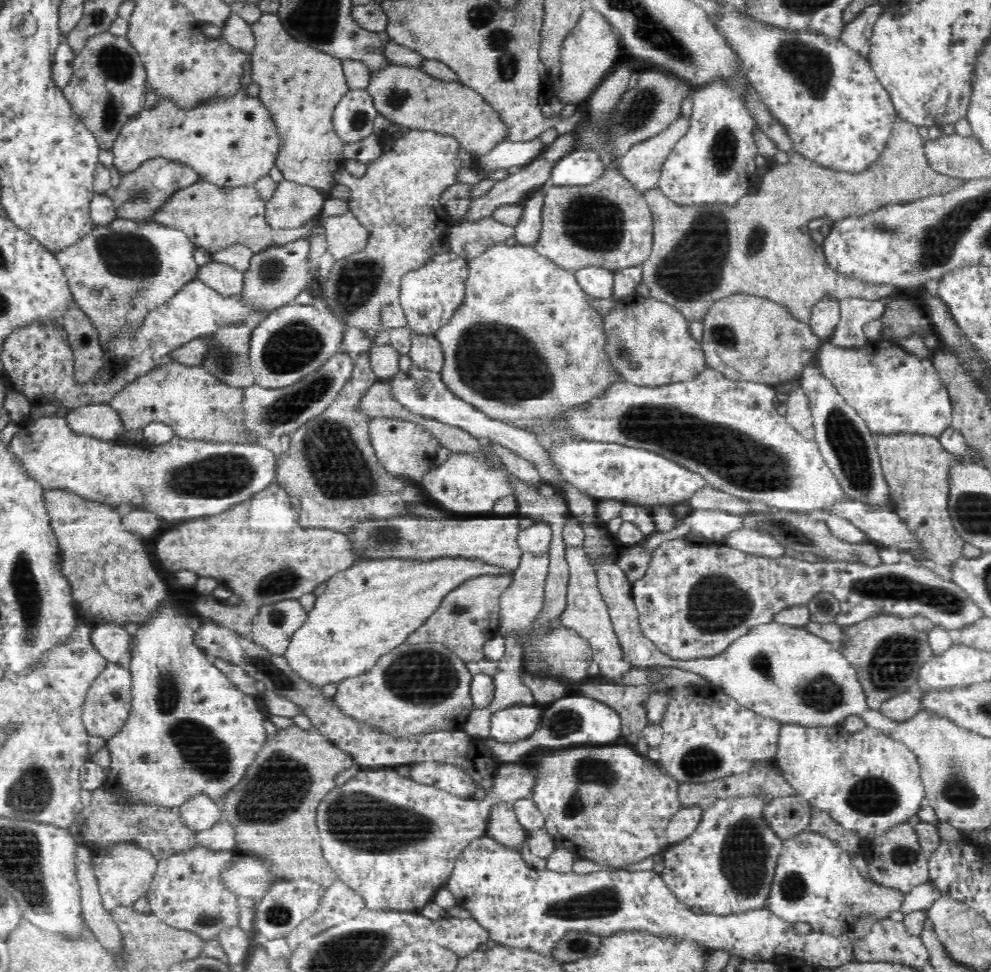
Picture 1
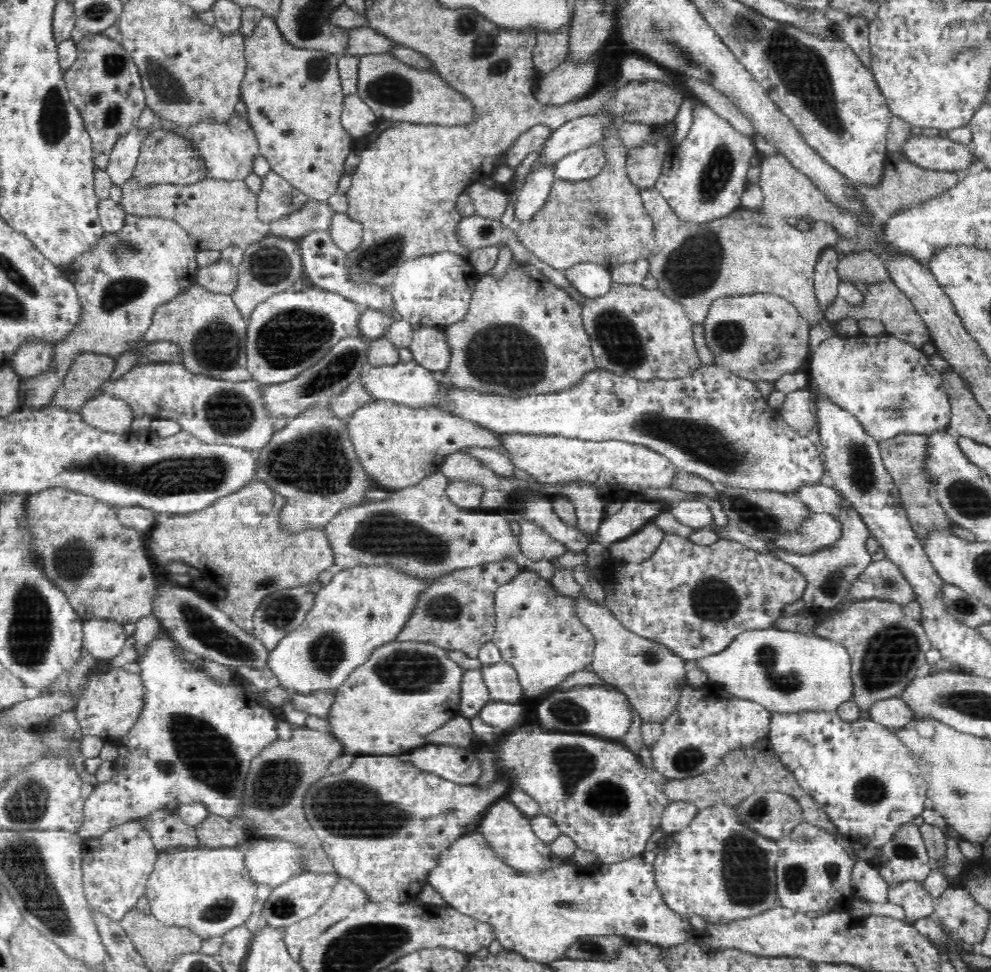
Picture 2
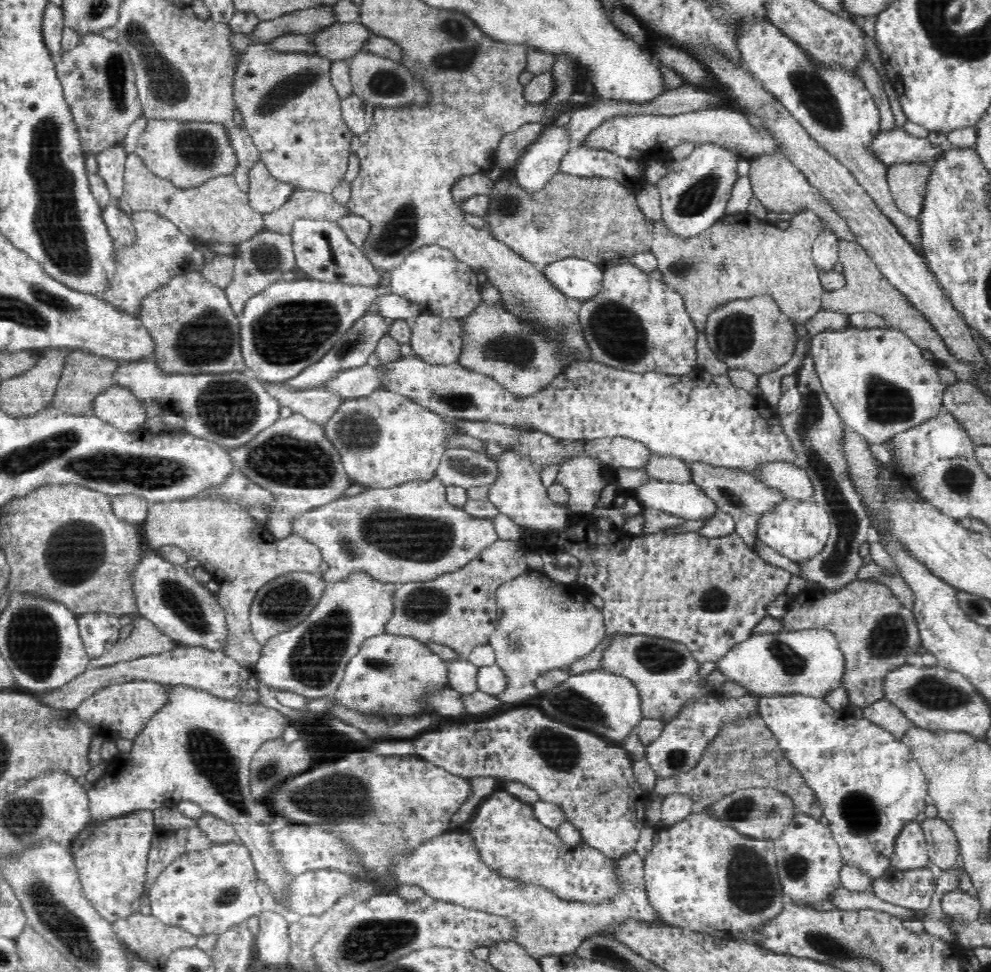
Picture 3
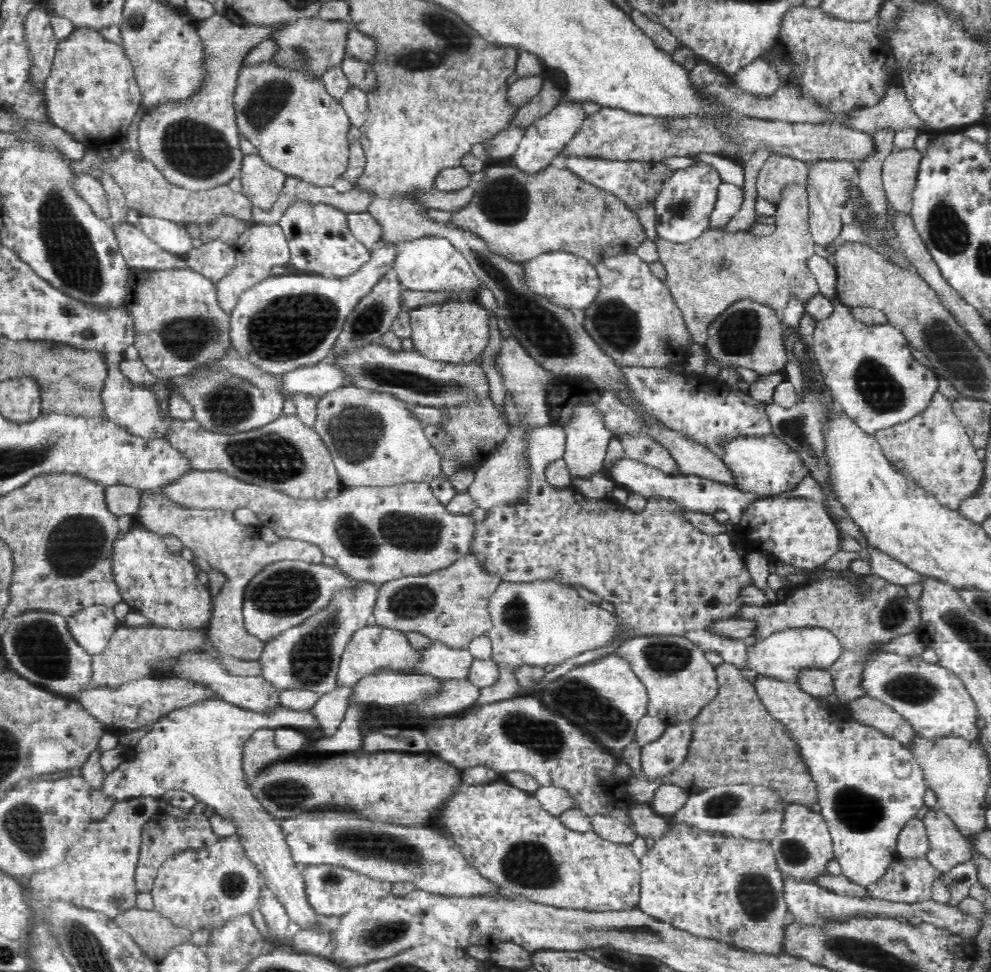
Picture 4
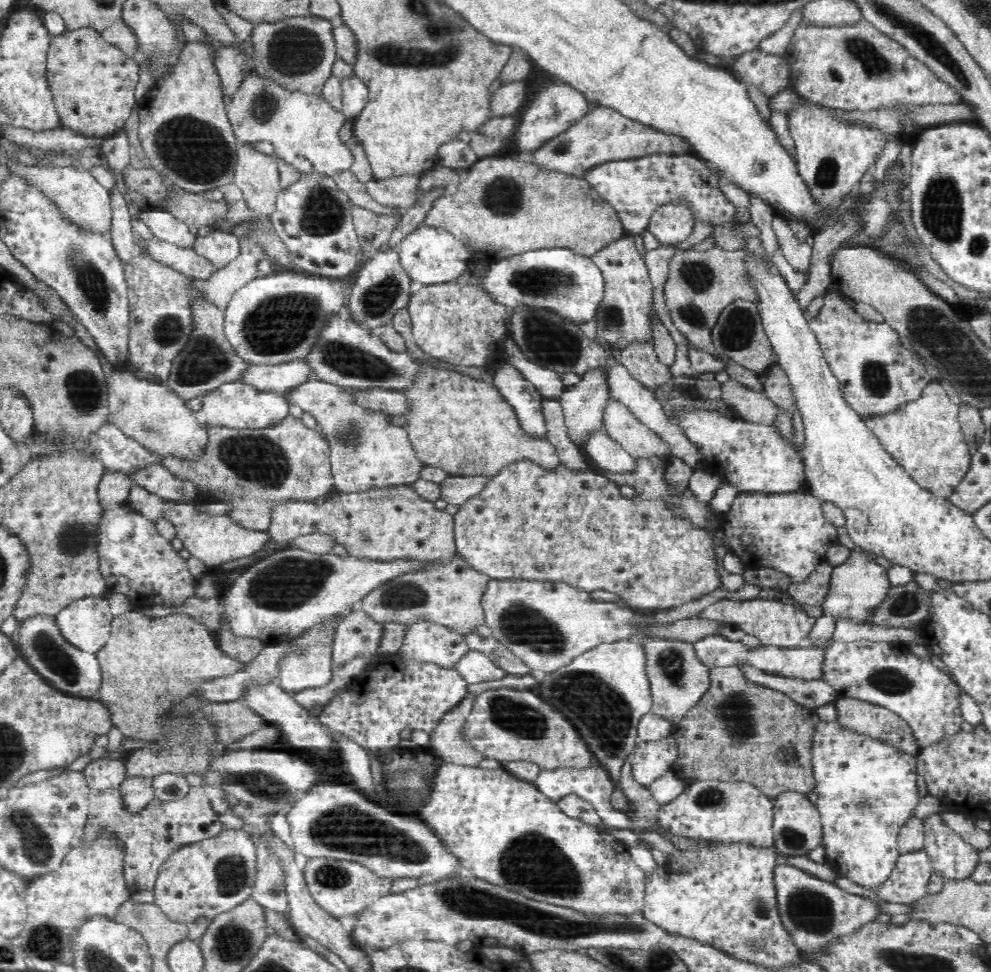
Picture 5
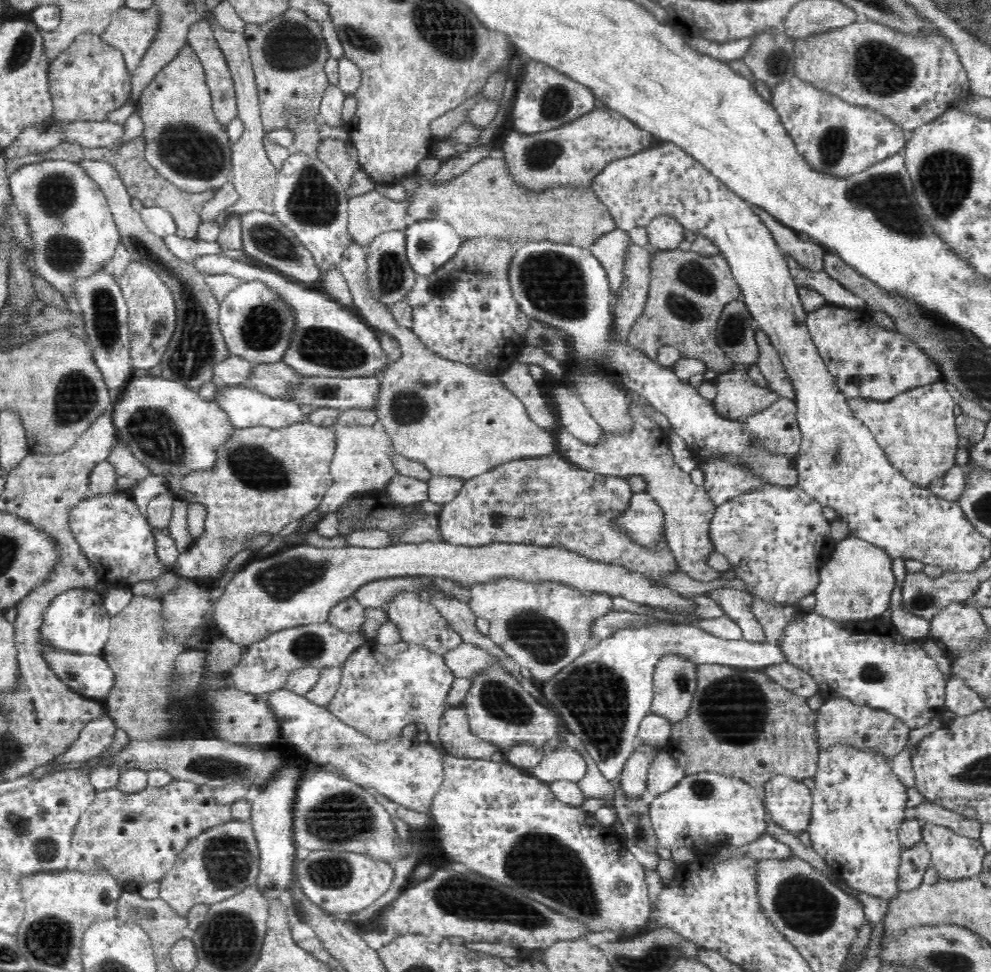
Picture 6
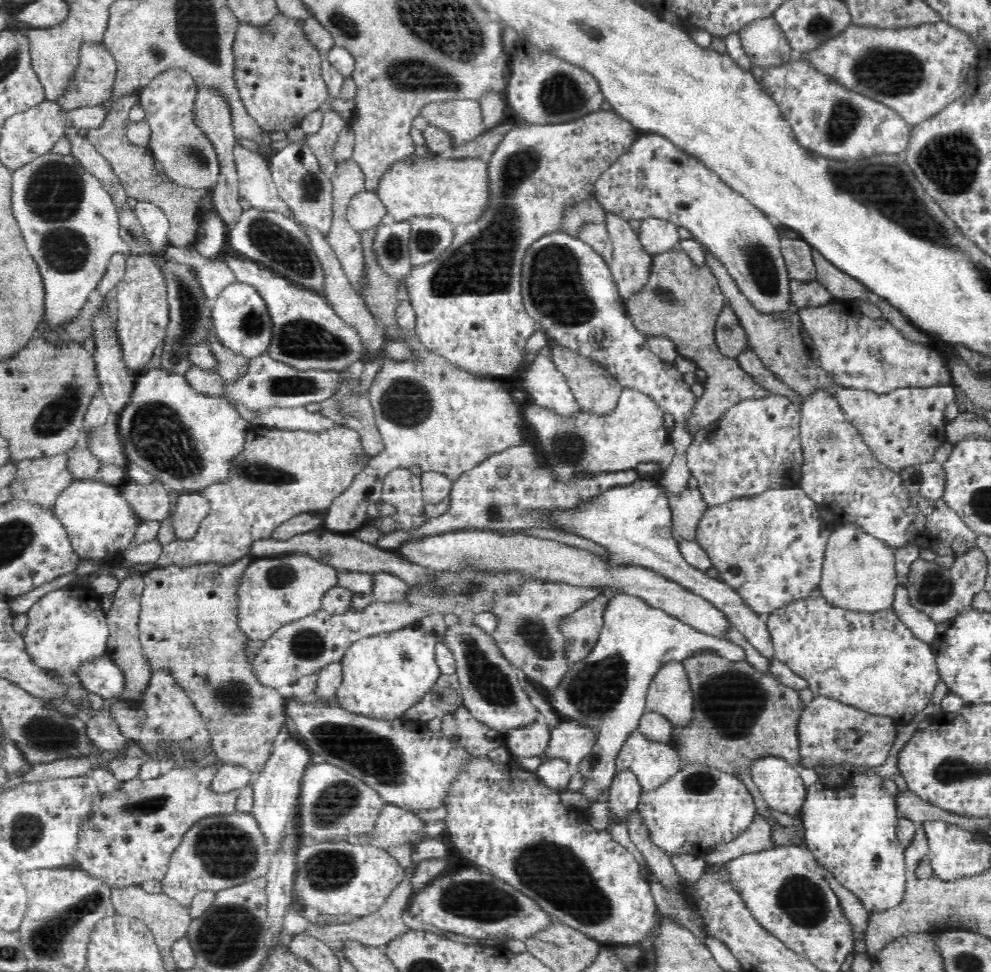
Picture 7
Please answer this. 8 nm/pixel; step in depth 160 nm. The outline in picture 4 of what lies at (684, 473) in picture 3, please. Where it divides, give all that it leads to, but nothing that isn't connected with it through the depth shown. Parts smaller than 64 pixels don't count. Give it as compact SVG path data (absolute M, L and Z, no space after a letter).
M616 435L624 447L626 457L653 466L666 474L678 473L678 465L670 452L648 435Z

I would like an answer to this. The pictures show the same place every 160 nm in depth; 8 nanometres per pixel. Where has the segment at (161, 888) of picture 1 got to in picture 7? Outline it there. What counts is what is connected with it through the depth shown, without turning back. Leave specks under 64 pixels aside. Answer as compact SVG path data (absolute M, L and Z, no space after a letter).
M234 811L232 814L212 816L198 822L185 832L181 844L170 857L168 871L161 878L163 894L174 899L184 909L189 908L193 899L200 893L221 893L221 890L233 888L243 882L250 882L264 876L273 853L267 848L266 837L258 826L252 813Z

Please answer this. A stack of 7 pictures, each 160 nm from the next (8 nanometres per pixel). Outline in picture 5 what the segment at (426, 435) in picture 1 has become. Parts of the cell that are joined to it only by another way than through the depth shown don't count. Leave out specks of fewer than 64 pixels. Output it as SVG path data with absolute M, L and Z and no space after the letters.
M308 379L307 383L293 388L285 397L289 404L300 406L317 420L331 451L334 492L347 494L375 487L411 485L420 480L418 473L426 464L419 458L409 432L394 426L390 415L384 411L358 403L354 391Z

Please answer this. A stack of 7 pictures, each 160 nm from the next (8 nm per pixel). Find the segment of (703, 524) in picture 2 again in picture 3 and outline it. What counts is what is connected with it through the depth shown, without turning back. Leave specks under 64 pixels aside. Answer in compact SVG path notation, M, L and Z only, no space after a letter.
M651 478L632 491L634 498L644 507L664 511L686 520L710 518L716 514L718 505L695 483L672 485Z

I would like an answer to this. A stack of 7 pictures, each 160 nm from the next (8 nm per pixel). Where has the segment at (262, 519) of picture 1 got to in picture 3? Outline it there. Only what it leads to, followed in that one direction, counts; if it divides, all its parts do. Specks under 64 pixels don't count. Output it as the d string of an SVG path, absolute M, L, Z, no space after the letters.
M226 497L198 498L170 502L170 504L149 503L148 516L141 525L144 540L154 553L160 552L166 546L174 546L176 549L182 550L189 559L199 561L204 570L212 570L218 584L226 584L226 586L230 584L230 588L226 588L226 592L222 592L222 596L215 596L224 611L228 621L228 631L230 631L224 653L238 664L249 669L260 658L263 647L253 635L249 621L250 607L257 590L269 584L276 577L284 576L284 574L318 573L318 568L323 562L322 552L314 543L293 533L286 538L276 538L267 529L267 522L257 522L252 519L248 513L248 506L242 505L240 501L228 501Z

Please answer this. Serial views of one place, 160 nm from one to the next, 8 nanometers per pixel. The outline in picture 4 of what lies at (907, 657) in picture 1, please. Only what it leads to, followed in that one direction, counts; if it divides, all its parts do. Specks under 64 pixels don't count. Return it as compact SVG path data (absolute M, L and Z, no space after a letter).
M872 574L867 579L869 591L861 596L858 583L860 578L846 580L844 577L816 577L808 580L804 587L795 589L785 600L780 599L772 605L742 608L738 618L755 622L753 635L756 638L768 638L788 628L822 627L830 630L842 643L844 650L828 672L832 675L838 702L842 705L850 704L867 695L862 687L864 678L861 676L865 660L875 655L872 646L888 644L905 634L914 633L921 623L918 604L906 595L906 587Z

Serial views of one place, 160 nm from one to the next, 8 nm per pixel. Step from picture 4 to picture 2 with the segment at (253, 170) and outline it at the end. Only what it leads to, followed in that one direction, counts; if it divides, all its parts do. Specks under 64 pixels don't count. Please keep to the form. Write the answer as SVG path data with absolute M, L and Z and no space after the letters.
M271 170L262 177L262 188L257 192L257 214L262 222L269 224L298 212L308 199L310 197Z

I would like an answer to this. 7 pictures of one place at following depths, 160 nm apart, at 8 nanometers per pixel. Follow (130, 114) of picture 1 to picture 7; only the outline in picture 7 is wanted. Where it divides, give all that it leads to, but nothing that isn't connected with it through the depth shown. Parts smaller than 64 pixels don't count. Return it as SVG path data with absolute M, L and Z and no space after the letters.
M100 41L83 42L79 47L78 63L72 72L62 95L56 99L58 108L64 111L98 107L112 98L114 86L117 84L117 61L113 54Z

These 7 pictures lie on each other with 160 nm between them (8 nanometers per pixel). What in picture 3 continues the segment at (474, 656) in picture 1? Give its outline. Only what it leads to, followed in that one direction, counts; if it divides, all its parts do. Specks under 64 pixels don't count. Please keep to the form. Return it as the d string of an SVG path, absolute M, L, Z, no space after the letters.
M502 539L490 545L476 561L466 567L441 574L432 580L402 584L402 590L398 590L398 614L394 614L394 622L390 622L390 626L385 626L385 632L399 637L412 637L424 644L445 644L467 658L475 646L489 644L489 635L495 631L499 618L497 588L530 570L525 554L518 543Z

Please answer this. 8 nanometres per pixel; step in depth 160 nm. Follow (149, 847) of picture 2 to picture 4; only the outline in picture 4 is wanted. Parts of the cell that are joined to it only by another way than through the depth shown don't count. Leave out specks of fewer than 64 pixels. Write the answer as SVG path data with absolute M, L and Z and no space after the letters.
M142 797L112 805L102 820L94 821L78 842L70 846L60 865L27 878L27 883L32 886L28 901L34 903L64 899L66 903L96 910L111 919L125 910L136 908L139 893L134 877L141 850L141 834L144 826L158 812L158 803L154 797Z

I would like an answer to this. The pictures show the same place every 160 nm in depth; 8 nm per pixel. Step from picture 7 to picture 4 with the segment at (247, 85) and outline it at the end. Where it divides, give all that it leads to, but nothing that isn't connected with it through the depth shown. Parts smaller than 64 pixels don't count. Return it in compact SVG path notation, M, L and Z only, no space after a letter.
M319 17L287 23L284 28L274 32L270 38L270 41L276 43L277 46L271 60L291 70L299 70L299 72L321 78L330 68L339 66L342 59L346 57L346 37L350 29L354 28L352 22L347 24L342 19L331 21L322 20Z

